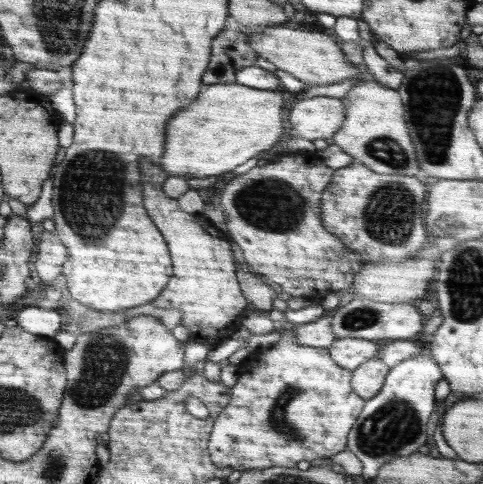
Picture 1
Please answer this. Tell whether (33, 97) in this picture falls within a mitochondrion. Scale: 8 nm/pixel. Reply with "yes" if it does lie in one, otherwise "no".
no

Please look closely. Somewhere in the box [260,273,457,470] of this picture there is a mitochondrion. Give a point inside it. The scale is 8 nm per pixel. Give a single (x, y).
(396, 425)

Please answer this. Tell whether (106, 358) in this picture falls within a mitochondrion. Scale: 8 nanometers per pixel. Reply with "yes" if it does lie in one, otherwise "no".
yes

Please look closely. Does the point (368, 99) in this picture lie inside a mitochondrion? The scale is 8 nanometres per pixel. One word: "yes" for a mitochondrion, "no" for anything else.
no

